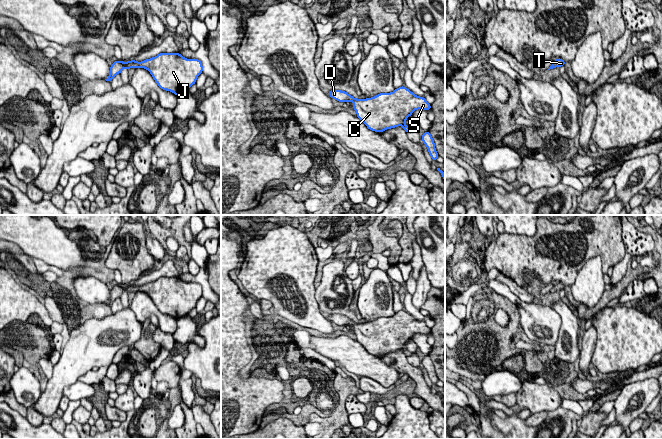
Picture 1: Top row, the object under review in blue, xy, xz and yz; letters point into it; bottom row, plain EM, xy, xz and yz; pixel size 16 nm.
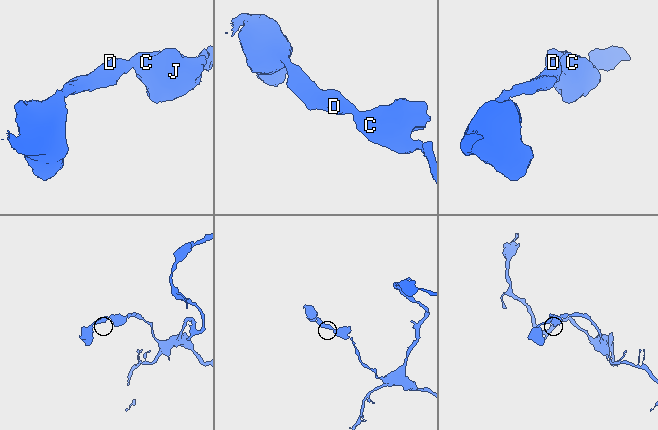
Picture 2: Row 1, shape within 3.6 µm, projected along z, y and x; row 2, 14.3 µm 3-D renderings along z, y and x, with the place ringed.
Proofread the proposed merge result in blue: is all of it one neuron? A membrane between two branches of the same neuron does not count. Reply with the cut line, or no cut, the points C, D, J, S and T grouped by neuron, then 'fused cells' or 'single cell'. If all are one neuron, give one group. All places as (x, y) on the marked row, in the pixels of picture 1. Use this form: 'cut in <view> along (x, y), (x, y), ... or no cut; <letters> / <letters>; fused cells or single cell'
no cut; C D J S T; single cell

